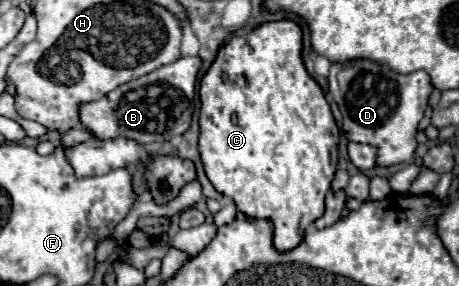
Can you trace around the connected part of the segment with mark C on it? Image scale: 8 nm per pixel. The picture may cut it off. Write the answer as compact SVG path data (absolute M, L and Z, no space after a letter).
M277 20L277 22L265 22L255 26L251 32L241 34L241 36L231 36L225 40L225 44L219 48L217 58L205 72L205 76L199 82L199 98L201 98L201 114L199 114L199 152L201 152L201 162L205 168L205 174L209 176L211 184L217 188L217 192L231 196L241 212L245 212L249 218L269 218L275 228L275 238L273 244L279 252L285 252L289 248L295 248L301 242L301 236L313 220L323 216L325 212L325 194L331 188L333 174L337 170L337 144L339 144L339 128L335 124L335 118L331 114L331 108L325 100L325 94L321 86L309 76L305 64L303 64L303 32L301 26L293 20Z

